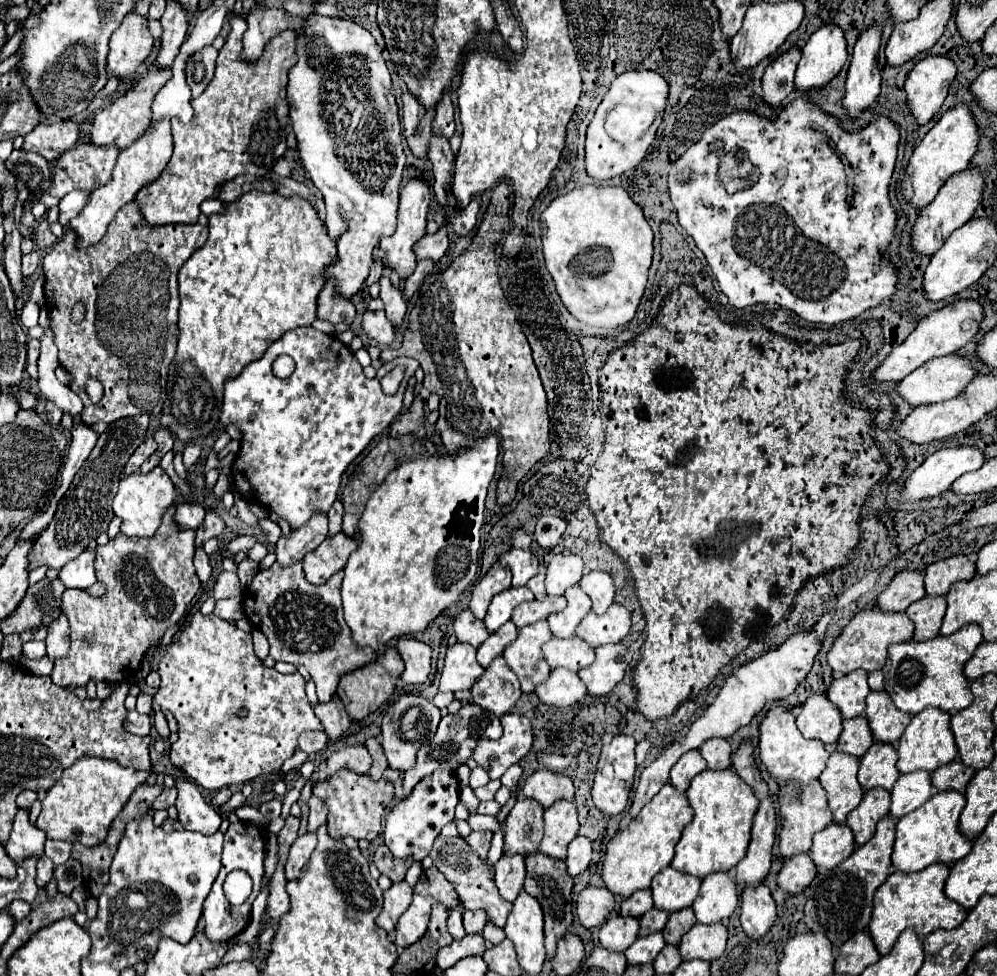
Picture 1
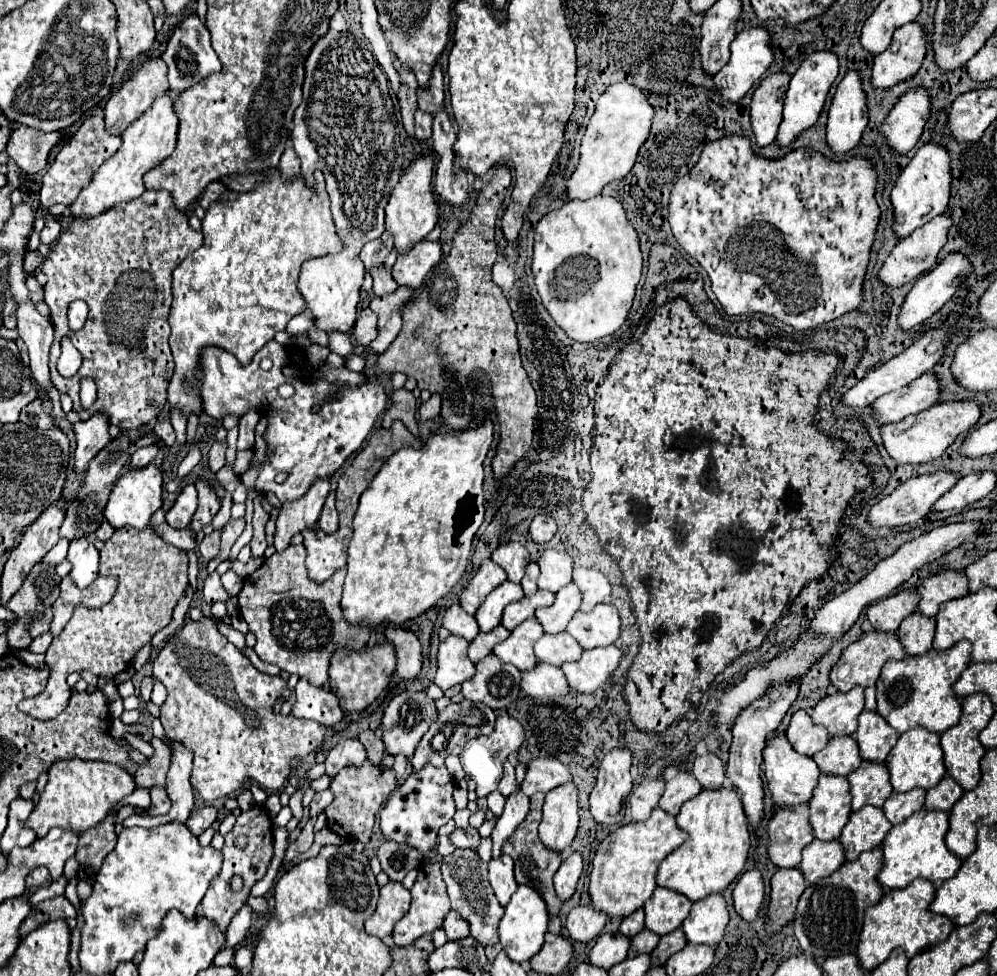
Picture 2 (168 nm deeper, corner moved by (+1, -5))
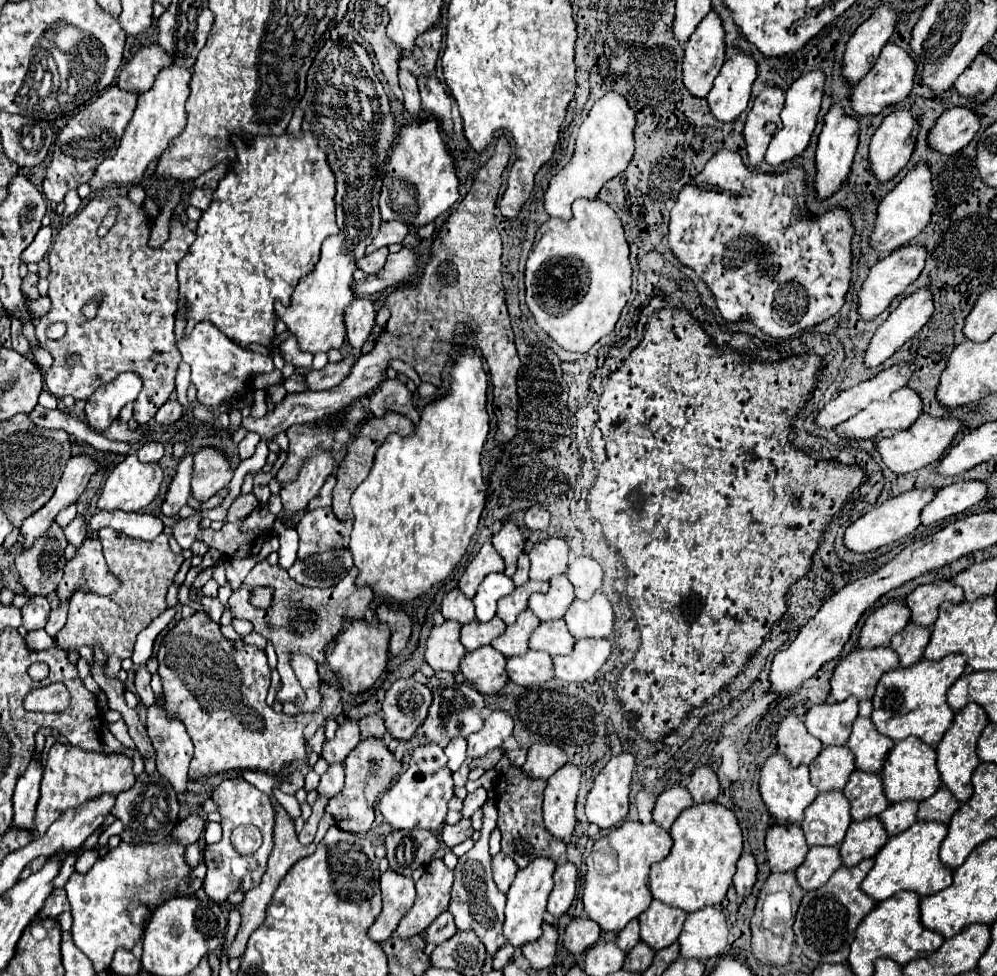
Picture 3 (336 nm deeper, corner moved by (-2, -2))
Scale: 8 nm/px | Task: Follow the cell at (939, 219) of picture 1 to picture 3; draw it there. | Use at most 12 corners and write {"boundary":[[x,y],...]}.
{"boundary":[[901,247],[869,271],[857,299],[871,321],[919,277],[923,247]]}

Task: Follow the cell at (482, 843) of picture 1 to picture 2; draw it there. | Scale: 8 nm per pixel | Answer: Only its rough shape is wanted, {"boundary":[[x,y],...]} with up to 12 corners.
{"boundary":[[456,828],[450,840],[456,848],[478,850],[476,828]]}

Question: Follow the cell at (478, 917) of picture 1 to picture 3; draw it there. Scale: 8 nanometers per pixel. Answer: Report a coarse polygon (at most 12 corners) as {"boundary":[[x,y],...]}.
{"boundary":[[441,913],[425,931],[427,943],[455,935],[451,913]]}

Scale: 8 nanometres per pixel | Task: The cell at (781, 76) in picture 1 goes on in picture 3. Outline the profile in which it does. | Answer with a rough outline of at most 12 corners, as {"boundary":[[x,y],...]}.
{"boundary":[[767,87],[747,113],[743,139],[757,167],[781,123],[785,95]]}

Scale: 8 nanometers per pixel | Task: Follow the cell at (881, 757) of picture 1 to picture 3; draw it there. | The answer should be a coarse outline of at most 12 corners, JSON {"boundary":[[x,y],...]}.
{"boundary":[[853,771],[843,795],[851,819],[883,813],[879,773]]}

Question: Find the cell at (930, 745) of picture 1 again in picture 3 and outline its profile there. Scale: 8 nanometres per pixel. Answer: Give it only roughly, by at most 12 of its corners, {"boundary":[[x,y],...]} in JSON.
{"boundary":[[895,743],[881,779],[889,803],[925,801],[941,787],[935,749]]}

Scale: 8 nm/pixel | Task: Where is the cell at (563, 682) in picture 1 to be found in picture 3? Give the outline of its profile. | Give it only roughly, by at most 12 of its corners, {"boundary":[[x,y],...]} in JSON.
{"boundary":[[545,651],[509,657],[507,677],[517,685],[553,679]]}

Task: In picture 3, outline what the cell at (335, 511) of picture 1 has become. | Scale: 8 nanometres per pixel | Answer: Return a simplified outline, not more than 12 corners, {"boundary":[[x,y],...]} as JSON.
{"boundary":[[329,475],[319,495],[311,499],[309,509],[331,507],[335,475]]}

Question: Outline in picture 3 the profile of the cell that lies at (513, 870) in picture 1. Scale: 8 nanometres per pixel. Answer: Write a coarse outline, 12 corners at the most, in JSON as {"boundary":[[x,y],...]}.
{"boundary":[[509,855],[493,857],[493,879],[507,893],[517,865]]}

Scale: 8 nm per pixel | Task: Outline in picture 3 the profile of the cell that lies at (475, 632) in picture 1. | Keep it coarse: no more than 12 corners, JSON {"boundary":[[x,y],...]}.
{"boundary":[[457,587],[443,595],[445,619],[469,623],[475,617],[473,601]]}

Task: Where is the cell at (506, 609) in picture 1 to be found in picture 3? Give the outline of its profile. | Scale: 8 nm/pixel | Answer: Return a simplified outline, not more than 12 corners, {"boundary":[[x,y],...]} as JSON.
{"boundary":[[505,573],[485,575],[473,597],[475,617],[495,617],[497,599],[515,585]]}

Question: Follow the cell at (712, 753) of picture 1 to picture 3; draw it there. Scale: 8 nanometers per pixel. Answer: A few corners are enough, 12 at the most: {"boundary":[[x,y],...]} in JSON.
{"boundary":[[709,765],[691,775],[695,805],[715,801],[719,779]]}

